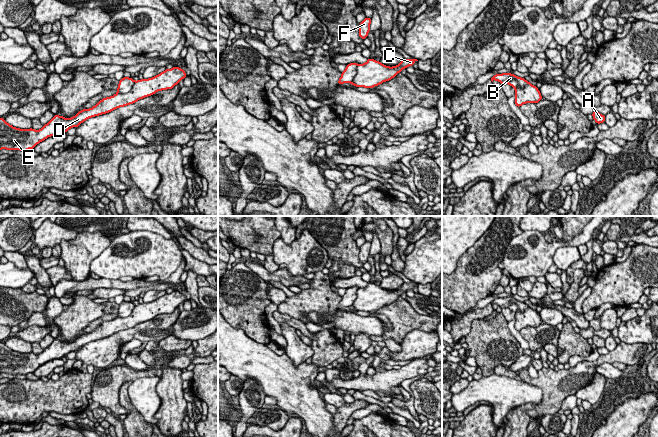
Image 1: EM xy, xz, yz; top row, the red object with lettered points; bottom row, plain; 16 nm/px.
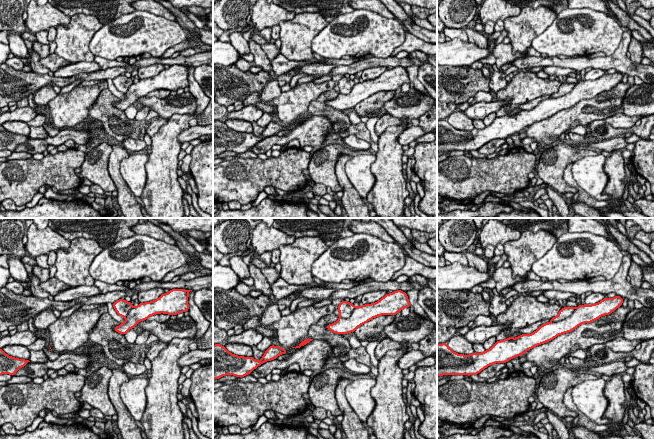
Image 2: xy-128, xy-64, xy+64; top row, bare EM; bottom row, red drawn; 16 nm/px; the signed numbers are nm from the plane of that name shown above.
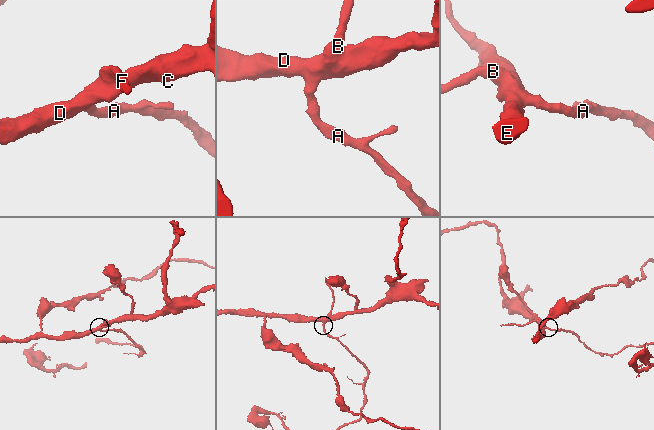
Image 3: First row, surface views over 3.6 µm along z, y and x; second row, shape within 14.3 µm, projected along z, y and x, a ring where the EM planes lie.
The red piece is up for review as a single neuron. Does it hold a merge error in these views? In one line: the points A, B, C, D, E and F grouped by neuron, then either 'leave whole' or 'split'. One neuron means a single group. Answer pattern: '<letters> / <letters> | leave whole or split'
A B F / C D E | split

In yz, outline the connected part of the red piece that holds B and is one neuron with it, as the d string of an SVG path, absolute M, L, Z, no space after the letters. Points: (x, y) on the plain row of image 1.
M510 297L495 298L491 302L492 306L494 304L497 304L501 308L509 308L514 313L517 313L518 311L524 312L525 309L528 308L528 305L525 304L524 302L520 302L520 301L518 301L518 300L514 299L514 298L510 298Z

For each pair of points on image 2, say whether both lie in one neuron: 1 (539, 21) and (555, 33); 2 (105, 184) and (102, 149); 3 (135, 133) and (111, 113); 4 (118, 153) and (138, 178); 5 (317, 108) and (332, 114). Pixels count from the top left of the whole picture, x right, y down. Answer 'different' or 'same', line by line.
1: different
2: same
3: same
4: different
5: same

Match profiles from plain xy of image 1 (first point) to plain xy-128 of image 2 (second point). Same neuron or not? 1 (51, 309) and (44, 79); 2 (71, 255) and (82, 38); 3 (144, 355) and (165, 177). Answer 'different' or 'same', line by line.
1: different
2: same
3: different

